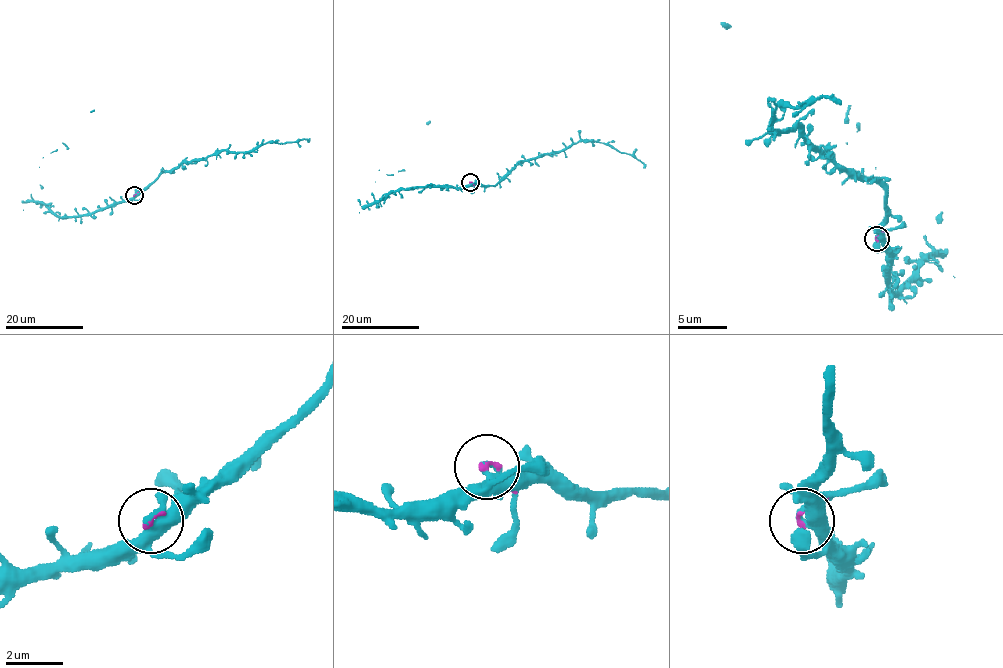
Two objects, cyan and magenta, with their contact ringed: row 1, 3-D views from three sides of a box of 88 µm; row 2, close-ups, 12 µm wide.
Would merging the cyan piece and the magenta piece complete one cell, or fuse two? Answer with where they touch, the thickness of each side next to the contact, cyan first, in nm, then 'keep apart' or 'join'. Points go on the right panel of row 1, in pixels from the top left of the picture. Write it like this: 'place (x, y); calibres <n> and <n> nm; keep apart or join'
place (876, 239); calibres 320 and 100 nm; join

